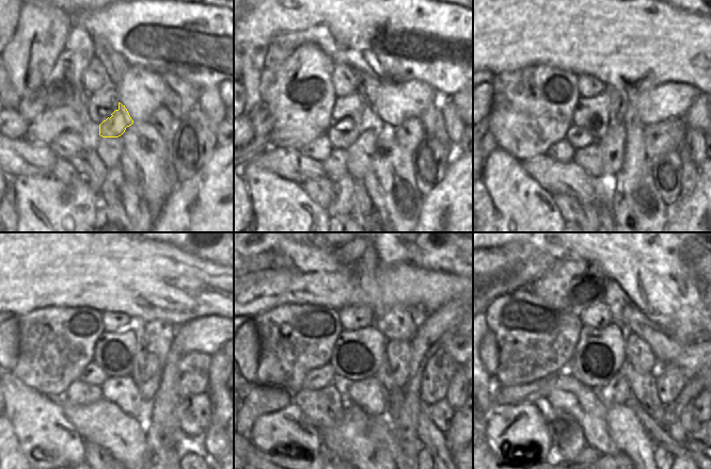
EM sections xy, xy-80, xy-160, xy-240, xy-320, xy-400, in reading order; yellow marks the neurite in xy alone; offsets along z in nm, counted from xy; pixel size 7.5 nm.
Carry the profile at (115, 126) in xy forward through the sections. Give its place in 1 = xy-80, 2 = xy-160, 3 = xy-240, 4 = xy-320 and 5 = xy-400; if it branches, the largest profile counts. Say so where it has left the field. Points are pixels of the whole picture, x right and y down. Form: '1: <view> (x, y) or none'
1: xy-80 (343, 134)
2: xy-160 (579, 138)
3: xy-240 (92, 374)
4: xy-320 (319, 377)
5: xy-400 (512, 393)

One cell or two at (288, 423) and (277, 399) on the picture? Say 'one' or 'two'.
two

